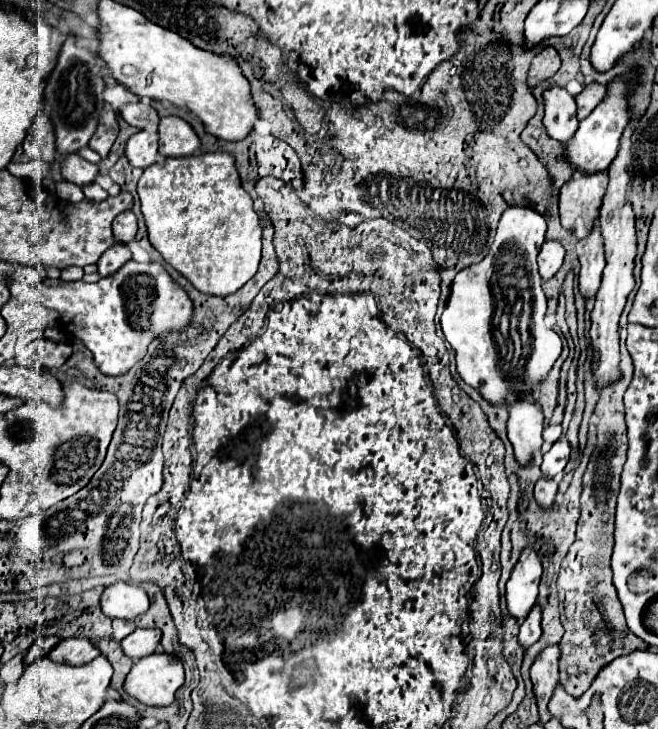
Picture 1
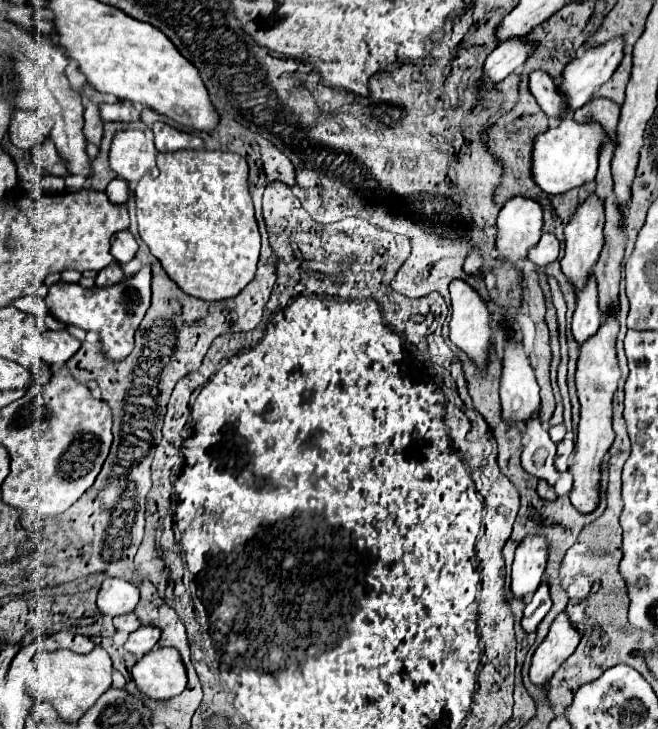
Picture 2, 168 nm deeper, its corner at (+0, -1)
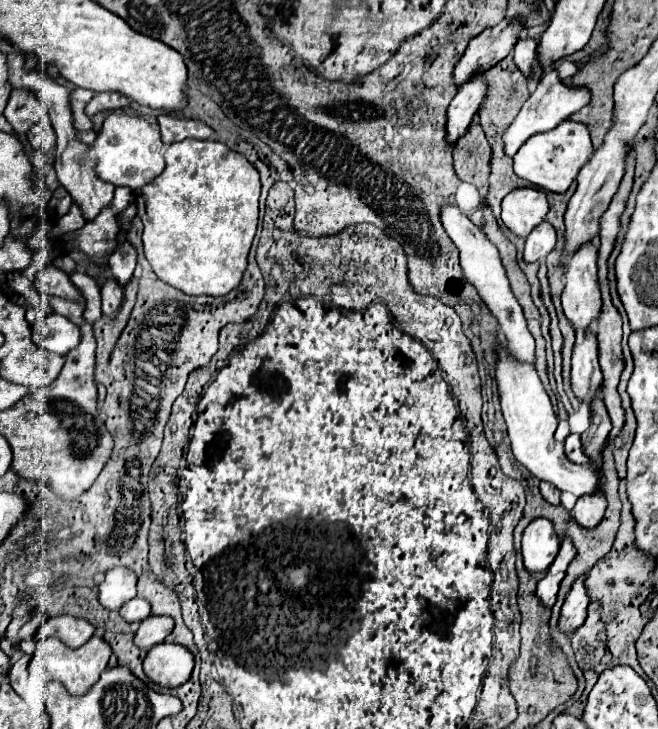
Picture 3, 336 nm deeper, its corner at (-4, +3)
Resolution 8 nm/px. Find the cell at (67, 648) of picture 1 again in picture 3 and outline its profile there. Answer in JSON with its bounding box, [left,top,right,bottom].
[34,616,96,648]

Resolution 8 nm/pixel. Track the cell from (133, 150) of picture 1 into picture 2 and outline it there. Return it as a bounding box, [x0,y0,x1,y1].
[110,130,158,184]

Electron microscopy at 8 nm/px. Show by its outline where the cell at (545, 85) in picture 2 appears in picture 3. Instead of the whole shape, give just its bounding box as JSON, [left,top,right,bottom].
[514,36,542,82]

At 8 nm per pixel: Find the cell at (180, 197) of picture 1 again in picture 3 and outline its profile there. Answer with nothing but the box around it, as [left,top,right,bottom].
[136,140,258,296]

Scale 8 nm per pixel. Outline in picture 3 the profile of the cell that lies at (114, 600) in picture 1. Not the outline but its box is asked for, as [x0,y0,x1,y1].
[98,568,136,610]

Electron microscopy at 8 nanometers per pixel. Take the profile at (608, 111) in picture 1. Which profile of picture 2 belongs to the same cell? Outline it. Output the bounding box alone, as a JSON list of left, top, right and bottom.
[532,116,606,194]

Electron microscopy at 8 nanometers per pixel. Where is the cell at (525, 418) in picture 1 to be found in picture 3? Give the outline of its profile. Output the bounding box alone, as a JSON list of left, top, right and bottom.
[442,206,534,366]

